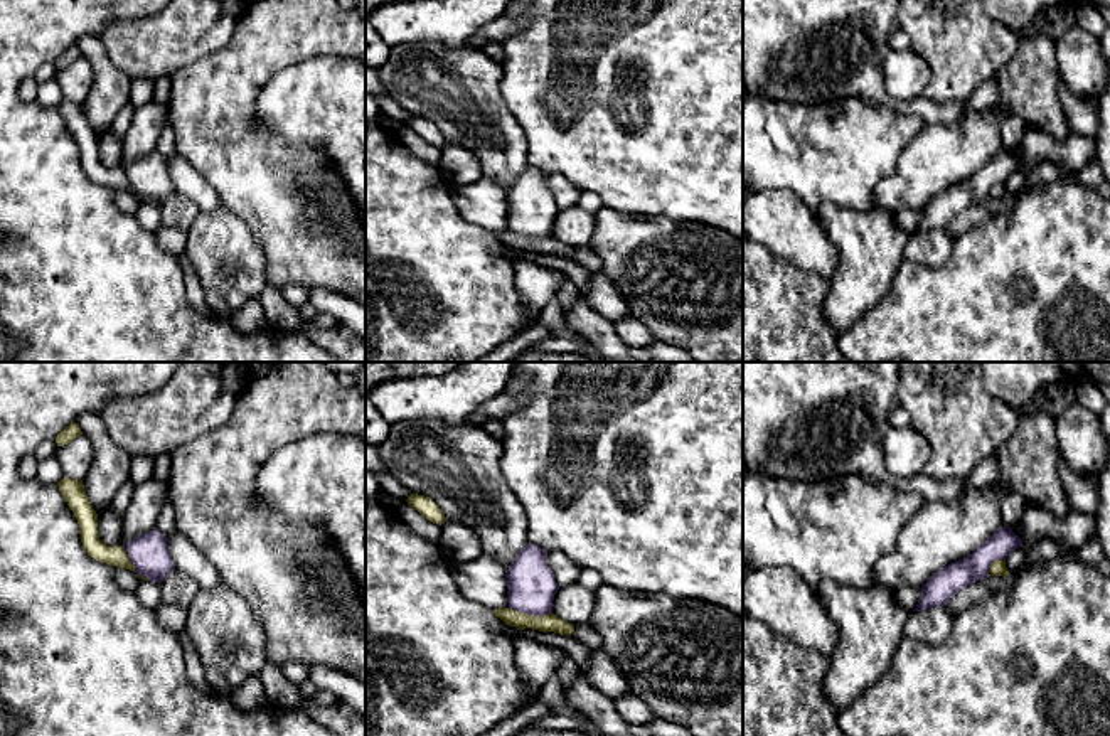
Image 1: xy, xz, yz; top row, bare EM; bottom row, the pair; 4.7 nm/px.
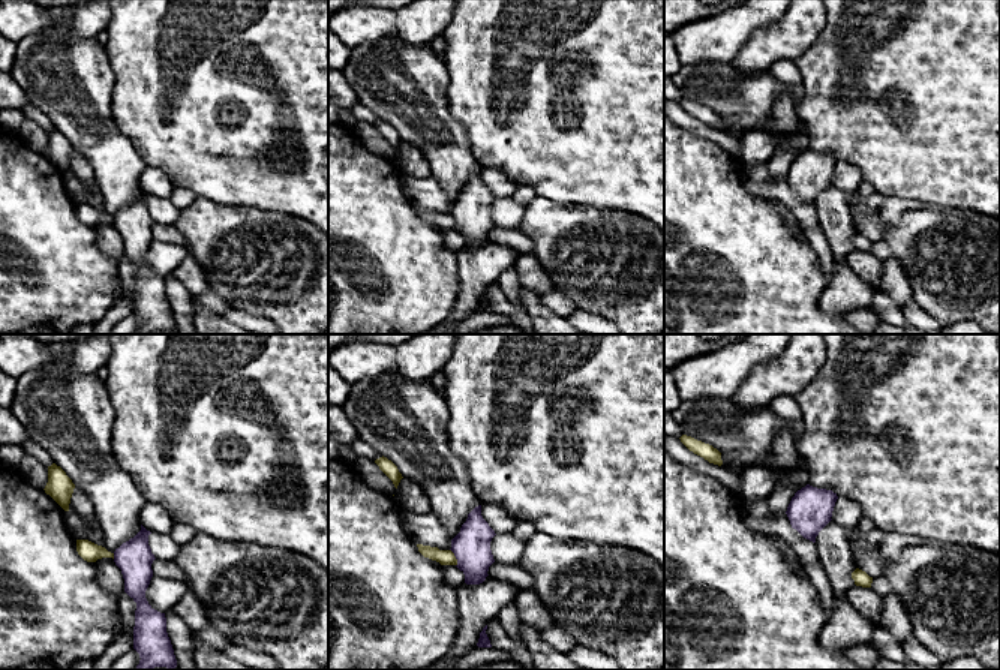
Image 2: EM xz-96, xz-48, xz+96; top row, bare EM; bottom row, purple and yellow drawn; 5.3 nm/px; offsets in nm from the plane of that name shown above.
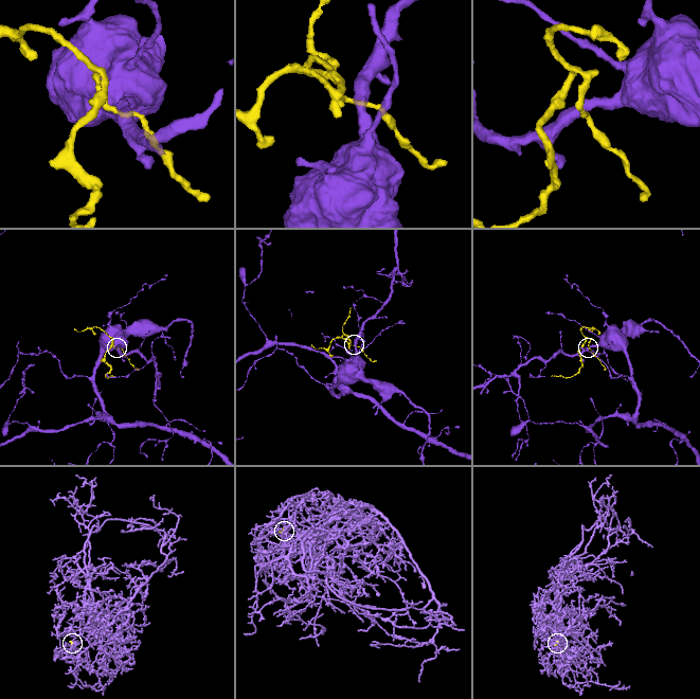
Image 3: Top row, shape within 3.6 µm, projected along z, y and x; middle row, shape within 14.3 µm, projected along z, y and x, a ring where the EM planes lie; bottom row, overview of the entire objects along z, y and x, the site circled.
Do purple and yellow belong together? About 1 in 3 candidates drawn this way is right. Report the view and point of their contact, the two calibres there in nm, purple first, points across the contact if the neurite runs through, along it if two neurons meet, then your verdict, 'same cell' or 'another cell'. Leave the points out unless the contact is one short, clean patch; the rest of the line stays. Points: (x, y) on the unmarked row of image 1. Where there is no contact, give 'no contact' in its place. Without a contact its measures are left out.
xz (531, 236) | 240/80 nm | along xz (509, 229), (534, 238), (551, 236) | another cell

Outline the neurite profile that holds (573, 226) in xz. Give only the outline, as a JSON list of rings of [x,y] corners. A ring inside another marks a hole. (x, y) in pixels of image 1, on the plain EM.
[[[578,205],[566,211],[559,211],[554,217],[552,234],[558,241],[568,246],[588,246],[593,231],[595,214],[583,211]]]

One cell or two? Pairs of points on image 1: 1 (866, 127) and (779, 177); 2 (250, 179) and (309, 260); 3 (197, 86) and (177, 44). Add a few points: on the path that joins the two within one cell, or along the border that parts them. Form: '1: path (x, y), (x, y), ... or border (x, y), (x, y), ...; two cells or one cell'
1: path (844, 149), (821, 172), (800, 172); one cell
2: path (270, 199), (292, 221), (297, 240); one cell
3: border (223, 48), (184, 64), (170, 76); two cells

